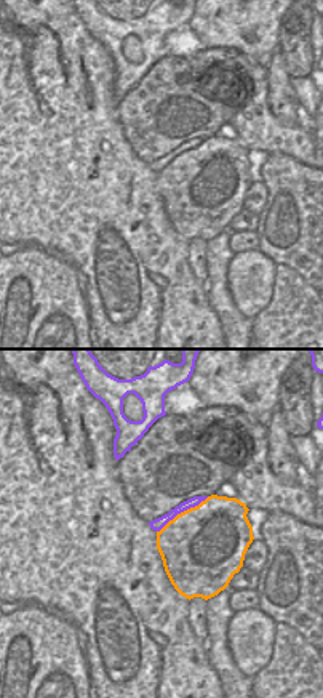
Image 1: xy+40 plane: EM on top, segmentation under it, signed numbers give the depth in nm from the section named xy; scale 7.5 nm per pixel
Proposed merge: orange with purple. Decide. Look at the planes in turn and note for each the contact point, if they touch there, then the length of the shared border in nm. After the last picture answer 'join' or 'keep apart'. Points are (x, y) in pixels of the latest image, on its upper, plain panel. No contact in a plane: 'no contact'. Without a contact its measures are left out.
contact (184, 152); length 480 nm

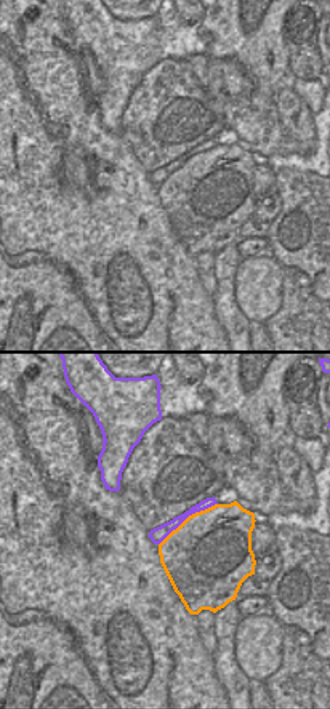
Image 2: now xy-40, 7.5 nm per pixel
contact (189, 157); length 550 nm

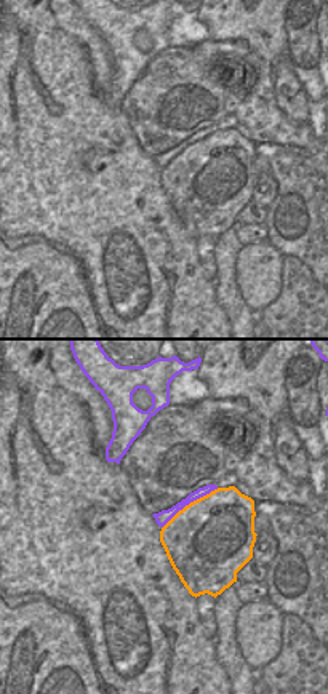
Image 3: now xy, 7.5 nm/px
contact (191, 144); length 550 nm

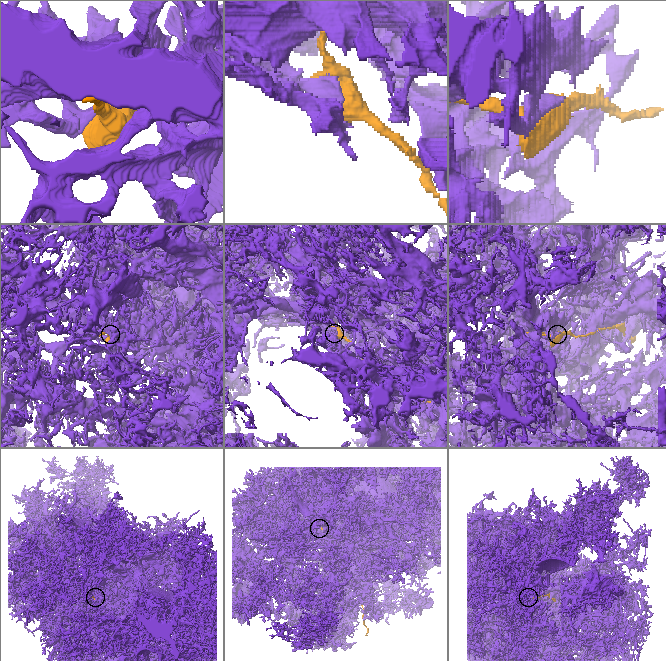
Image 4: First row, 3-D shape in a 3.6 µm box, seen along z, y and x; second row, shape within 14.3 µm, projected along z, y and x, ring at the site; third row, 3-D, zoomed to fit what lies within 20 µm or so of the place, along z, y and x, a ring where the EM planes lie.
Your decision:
keep apart

